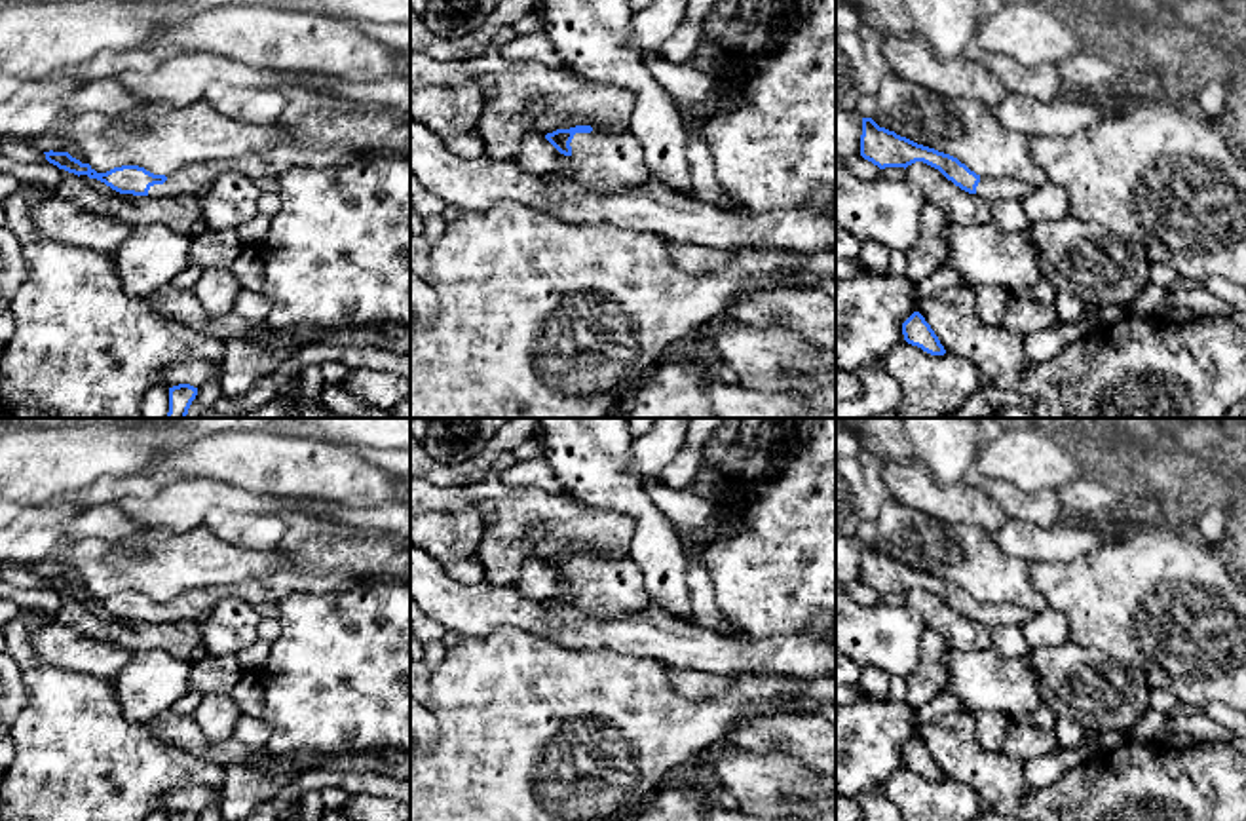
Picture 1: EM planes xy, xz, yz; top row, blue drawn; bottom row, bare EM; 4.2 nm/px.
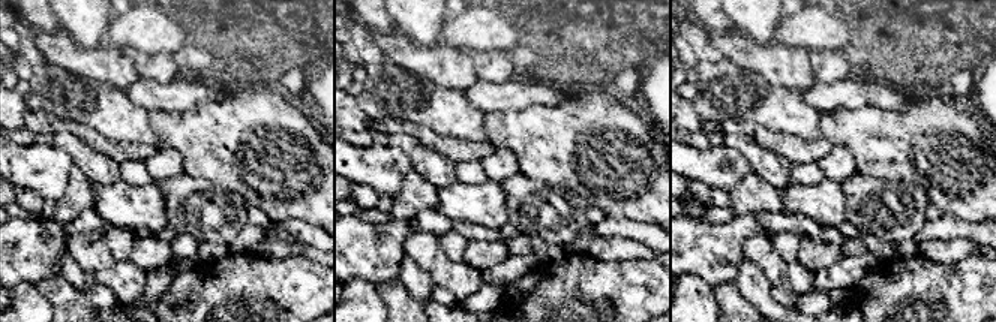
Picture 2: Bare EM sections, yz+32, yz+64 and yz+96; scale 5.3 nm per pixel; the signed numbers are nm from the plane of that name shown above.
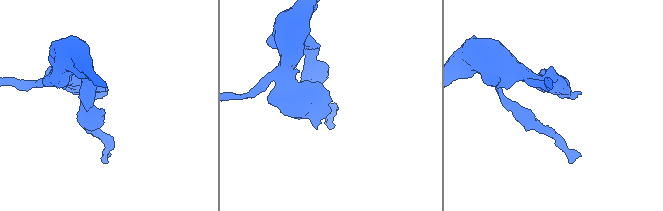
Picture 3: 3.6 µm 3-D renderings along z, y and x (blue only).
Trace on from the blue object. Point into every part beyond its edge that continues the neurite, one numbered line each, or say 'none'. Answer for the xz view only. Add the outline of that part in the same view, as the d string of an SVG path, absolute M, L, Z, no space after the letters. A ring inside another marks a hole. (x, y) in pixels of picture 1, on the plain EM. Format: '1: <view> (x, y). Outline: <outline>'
1: xz (606, 584). Outline: M631 553L576 559L570 572L572 580L560 597L570 606L608 616L661 610L646 593Z

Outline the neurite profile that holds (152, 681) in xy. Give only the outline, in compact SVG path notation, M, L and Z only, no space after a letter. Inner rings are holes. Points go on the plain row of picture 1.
M165 650L133 654L112 680L122 715L131 722L148 722L169 711L190 690L190 667L192 661Z

